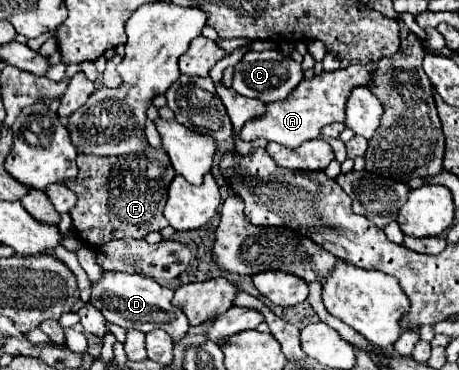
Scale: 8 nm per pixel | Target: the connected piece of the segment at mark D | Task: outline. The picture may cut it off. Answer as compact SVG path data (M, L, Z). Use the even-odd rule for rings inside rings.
M107 271L99 283L93 283L91 303L103 313L103 317L109 323L119 325L123 329L137 329L137 331L149 333L159 327L167 331L173 341L179 341L189 329L189 321L185 319L185 313L179 307L173 307L173 291L167 287L161 287L157 281L145 275ZM157 307L171 307L171 309L165 311Z

